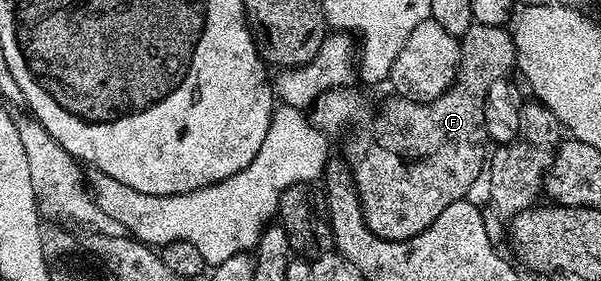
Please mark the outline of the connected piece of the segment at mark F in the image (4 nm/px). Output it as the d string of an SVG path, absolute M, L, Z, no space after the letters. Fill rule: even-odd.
M477 22L460 37L462 56L458 60L458 79L440 98L435 100L407 100L395 95L378 112L370 132L358 132L346 144L344 159L350 165L354 189L362 201L364 222L385 240L407 240L420 234L452 202L466 199L469 186L479 177L480 168L488 163L488 137L485 130L485 96L491 86L505 81L516 68L518 55L514 49L514 37L503 26L488 26Z

